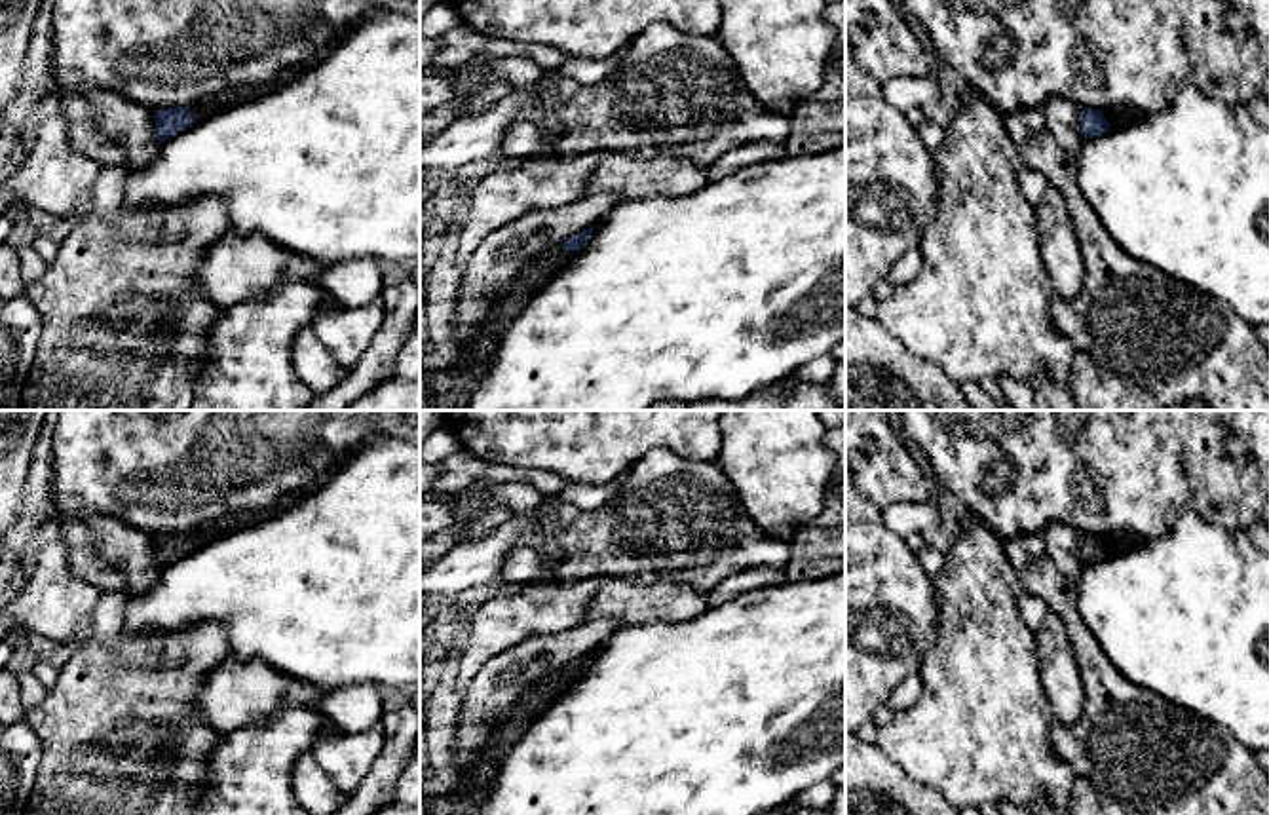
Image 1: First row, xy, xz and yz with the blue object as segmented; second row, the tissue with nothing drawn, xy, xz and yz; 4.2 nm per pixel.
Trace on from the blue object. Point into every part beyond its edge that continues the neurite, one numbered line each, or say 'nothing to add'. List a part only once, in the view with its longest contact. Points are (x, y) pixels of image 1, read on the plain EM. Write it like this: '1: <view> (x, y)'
1: xz (548, 688)

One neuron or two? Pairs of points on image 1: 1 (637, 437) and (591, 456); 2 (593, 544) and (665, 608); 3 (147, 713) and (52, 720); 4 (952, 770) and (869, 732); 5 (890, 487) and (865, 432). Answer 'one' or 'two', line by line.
1: one
2: two
3: one
4: two
5: one

